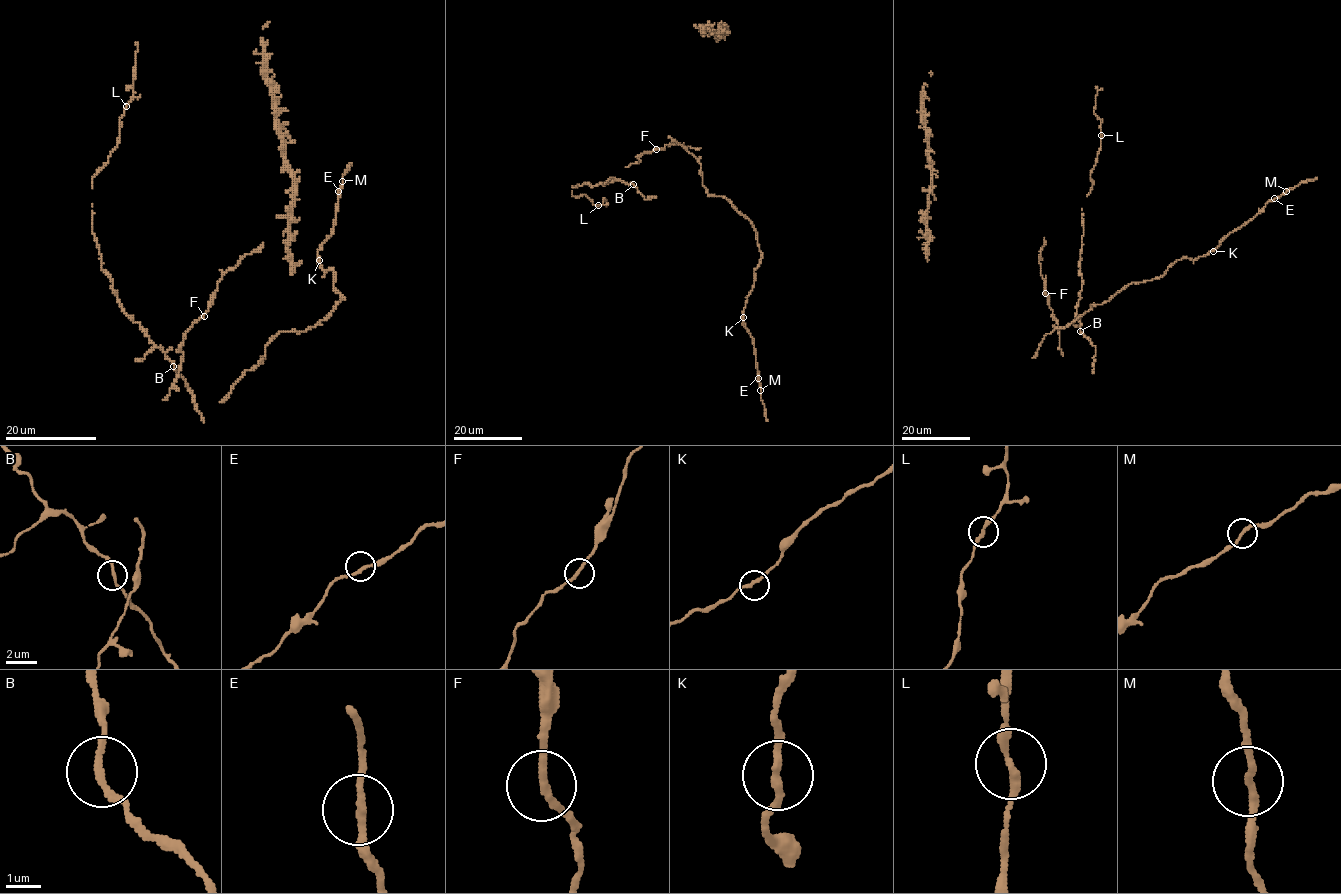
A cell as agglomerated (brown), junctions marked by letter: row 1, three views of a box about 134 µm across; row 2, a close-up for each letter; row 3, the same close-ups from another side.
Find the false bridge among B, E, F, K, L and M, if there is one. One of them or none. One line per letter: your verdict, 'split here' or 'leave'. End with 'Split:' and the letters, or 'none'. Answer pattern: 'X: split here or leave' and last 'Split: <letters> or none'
B: leave
E: leave
F: leave
K: leave
L: leave
M: leave
Split: none

